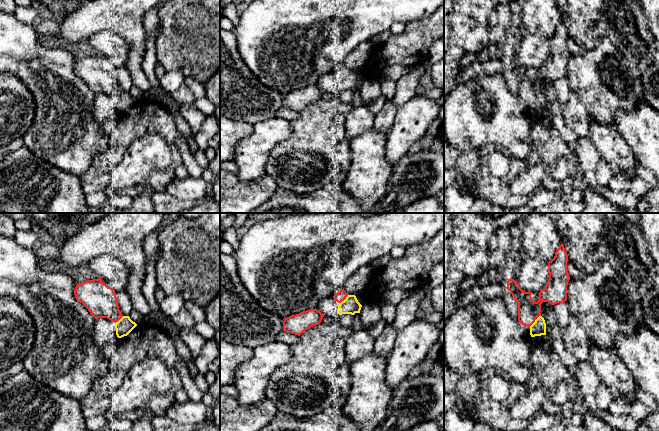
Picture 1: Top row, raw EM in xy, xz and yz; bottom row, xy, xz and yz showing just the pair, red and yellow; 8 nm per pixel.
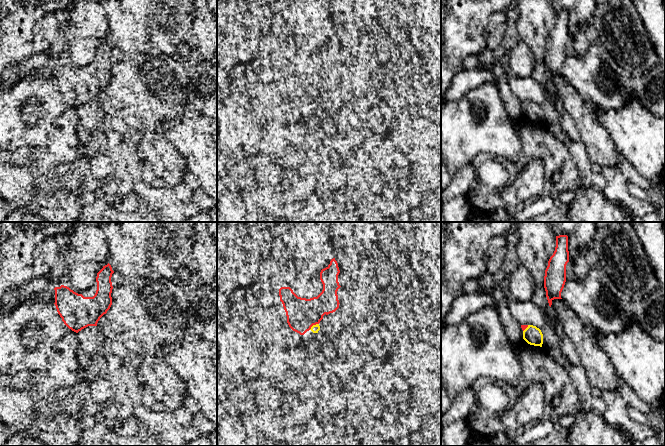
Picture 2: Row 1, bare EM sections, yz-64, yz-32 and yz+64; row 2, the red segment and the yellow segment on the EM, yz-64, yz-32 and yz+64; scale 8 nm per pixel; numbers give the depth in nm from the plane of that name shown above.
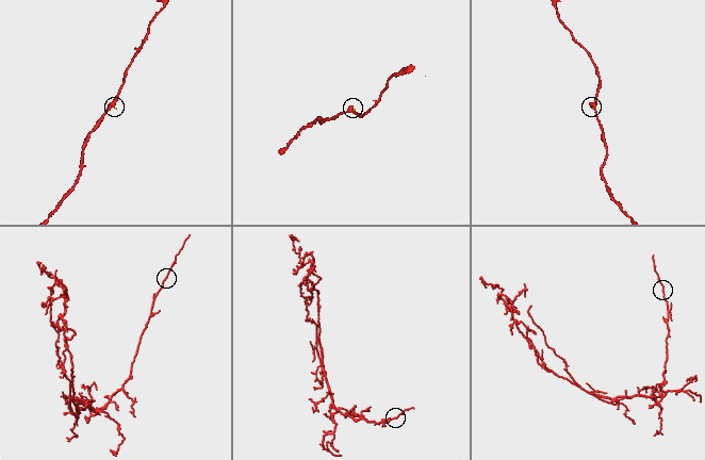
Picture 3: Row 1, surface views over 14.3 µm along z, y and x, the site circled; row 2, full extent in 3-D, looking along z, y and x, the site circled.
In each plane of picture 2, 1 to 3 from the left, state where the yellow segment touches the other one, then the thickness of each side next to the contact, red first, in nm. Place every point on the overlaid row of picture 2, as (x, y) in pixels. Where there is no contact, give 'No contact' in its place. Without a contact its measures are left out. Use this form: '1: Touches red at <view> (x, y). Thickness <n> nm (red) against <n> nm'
1: No contact
2: Touches red at yz-32 (313, 324). Thickness 240 nm (red) against 60 nm
3: Touches red at yz+64 (526, 327). Thickness 40 nm (red) against 150 nm

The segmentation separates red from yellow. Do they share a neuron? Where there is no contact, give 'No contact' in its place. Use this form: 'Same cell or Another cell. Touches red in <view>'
Same cell. Touches red in yz

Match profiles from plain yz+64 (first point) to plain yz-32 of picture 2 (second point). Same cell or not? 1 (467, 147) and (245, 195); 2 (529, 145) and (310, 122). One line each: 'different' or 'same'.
1: different
2: different

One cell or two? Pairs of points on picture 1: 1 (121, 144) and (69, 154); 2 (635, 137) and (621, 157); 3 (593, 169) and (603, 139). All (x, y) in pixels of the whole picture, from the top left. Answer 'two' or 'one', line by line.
1: two
2: two
3: two

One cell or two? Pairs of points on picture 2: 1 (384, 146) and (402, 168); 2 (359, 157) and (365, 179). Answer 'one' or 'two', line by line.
1: one
2: one

